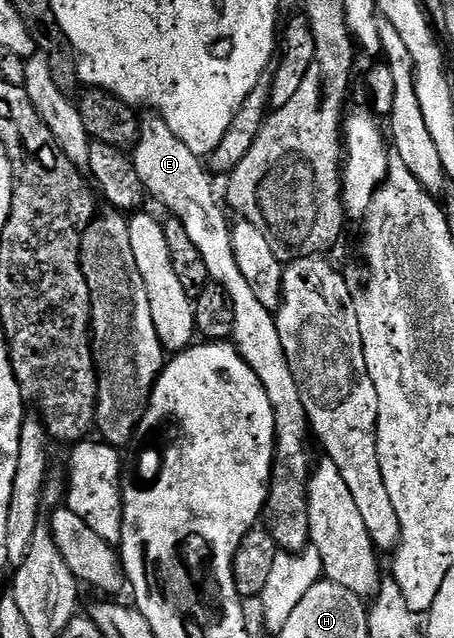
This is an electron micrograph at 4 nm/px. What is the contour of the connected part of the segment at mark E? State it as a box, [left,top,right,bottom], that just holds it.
[132,112,314,552]

